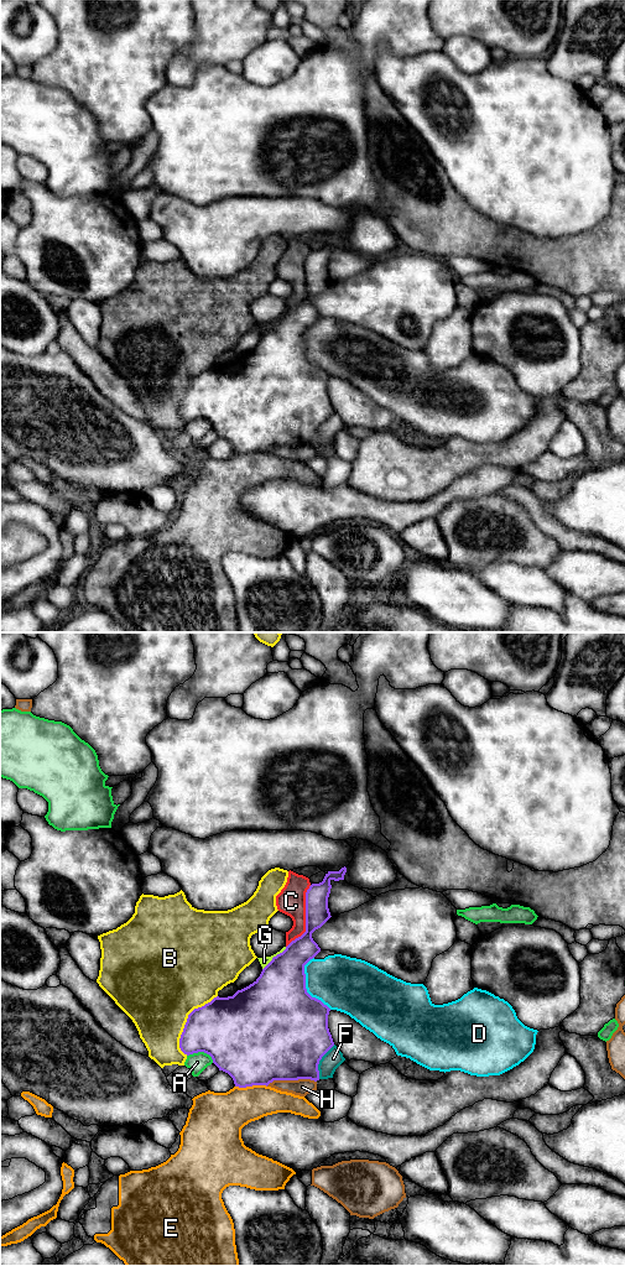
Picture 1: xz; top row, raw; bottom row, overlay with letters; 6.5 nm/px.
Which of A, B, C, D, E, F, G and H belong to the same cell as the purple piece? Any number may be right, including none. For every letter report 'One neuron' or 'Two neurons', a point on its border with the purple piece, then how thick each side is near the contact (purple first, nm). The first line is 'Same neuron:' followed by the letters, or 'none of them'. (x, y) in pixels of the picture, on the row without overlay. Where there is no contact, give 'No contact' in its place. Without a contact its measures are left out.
Same neuron: none of them
A: Two neurons. Touches purple at xz (202, 417). Thickness 460 nm (purple) against 130 nm
B: Two neurons. Touches purple at xz (187, 387). Thickness 400 nm (purple) against 460 nm
C: Two neurons. Touches purple at xz (306, 284). Thickness 170 nm (purple) against 190 nm
D: Two neurons. Touches purple at xz (305, 353). Thickness 480 nm (purple) against 360 nm
E: Two neurons. Touches purple at xz (250, 452). Thickness 480 nm (purple) against 280 nm
F: Two neurons. Touches purple at xz (318, 428). Thickness 500 nm (purple) against 120 nm
G: Two neurons. Touches purple at xz (274, 323). Thickness 360 nm (purple) against 60 nm
H: Two neurons. Touches purple at xz (291, 446). Thickness 500 nm (purple) against 110 nm

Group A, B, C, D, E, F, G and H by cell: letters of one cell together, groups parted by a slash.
A / B / C E G / D / F / H

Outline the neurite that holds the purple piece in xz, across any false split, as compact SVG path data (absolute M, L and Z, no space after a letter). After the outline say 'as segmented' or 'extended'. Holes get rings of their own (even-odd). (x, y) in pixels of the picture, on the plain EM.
M345 233L328 238L322 249L309 252L306 298L274 323L252 350L233 363L217 363L188 381L179 405L184 421L209 421L219 437L228 439L239 454L267 453L274 447L319 447L319 427L334 412L328 395L330 375L307 359L304 332L321 318L312 299L332 283L328 275L330 248L344 246L345 239Z; as segmented

